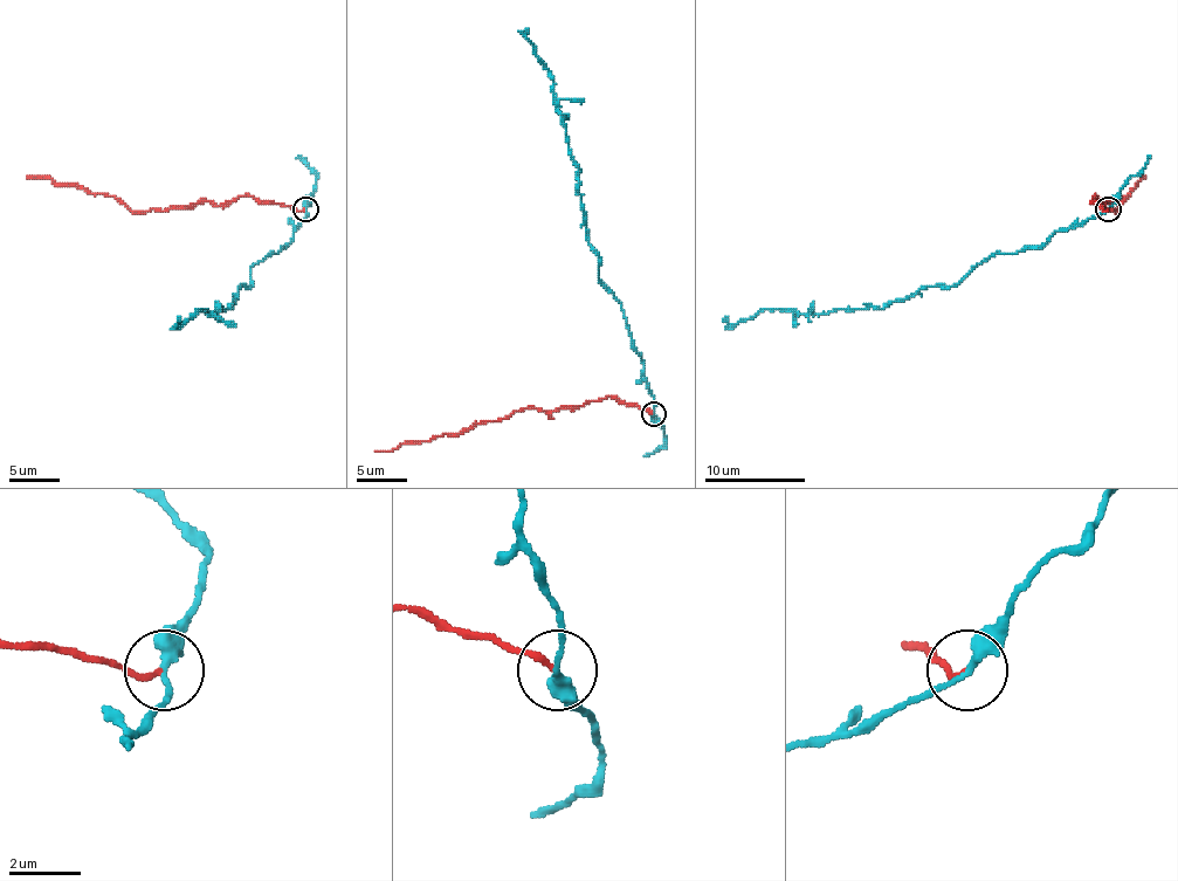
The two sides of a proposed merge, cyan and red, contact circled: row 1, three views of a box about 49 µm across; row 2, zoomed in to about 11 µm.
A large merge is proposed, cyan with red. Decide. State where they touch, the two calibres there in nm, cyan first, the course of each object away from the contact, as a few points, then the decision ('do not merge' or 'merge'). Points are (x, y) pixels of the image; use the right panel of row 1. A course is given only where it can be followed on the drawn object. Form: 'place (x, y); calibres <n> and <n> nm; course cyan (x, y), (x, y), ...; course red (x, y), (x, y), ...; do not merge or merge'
place (1108, 208); calibres 280 and 160 nm; course cyan (1108, 208), (1034, 248), (997, 254), (955, 287), (924, 287), (881, 309), (771, 309), (730, 324), (723, 319); course red (1108, 208), (1090, 201), (1095, 195), (1100, 206), (1104, 201), (1102, 206), (1115, 211), (1145, 176); do not merge

